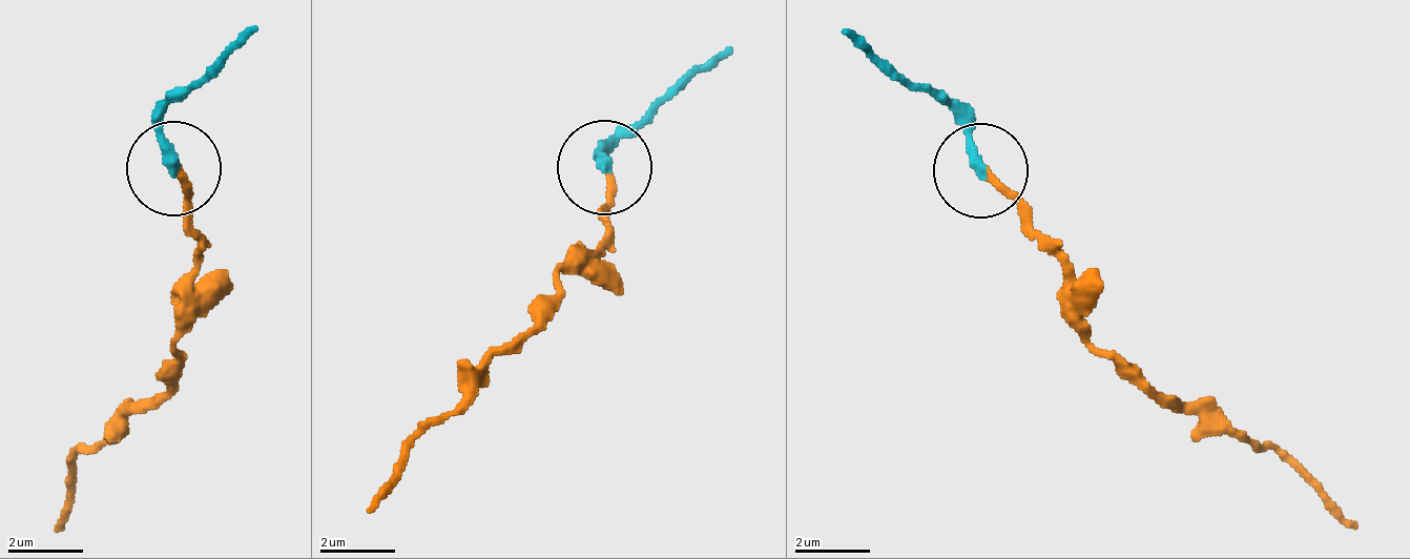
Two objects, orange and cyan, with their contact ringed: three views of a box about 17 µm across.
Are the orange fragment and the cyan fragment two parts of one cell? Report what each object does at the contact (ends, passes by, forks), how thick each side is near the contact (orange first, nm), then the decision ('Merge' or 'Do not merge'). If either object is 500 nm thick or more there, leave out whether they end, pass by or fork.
At the ring orange ends. At the ring cyan ends. Thickness 180 nm (orange) against 280 nm. Merge

